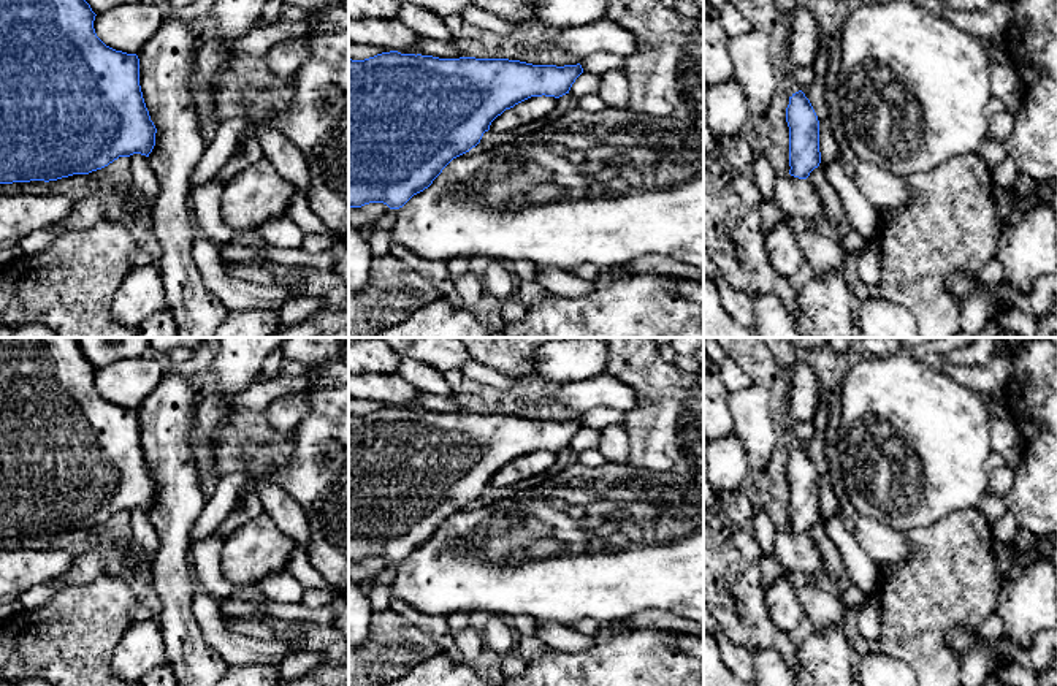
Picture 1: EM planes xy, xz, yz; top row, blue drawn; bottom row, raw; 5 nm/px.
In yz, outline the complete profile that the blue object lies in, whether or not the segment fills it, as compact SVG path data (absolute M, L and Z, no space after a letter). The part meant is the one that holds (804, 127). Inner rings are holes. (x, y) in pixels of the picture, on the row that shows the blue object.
M802 90L789 97L786 108L789 127L789 174L807 179L819 166L819 120Z

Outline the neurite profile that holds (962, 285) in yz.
M957 272L948 277L946 287L960 304L979 288L979 276Z

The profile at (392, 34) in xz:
M349 19L349 41L363 46L382 46L401 54L418 54L418 35L399 19Z

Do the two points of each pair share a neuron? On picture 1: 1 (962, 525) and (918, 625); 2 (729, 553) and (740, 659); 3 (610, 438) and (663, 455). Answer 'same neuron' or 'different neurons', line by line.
1: same neuron
2: different neurons
3: different neurons

